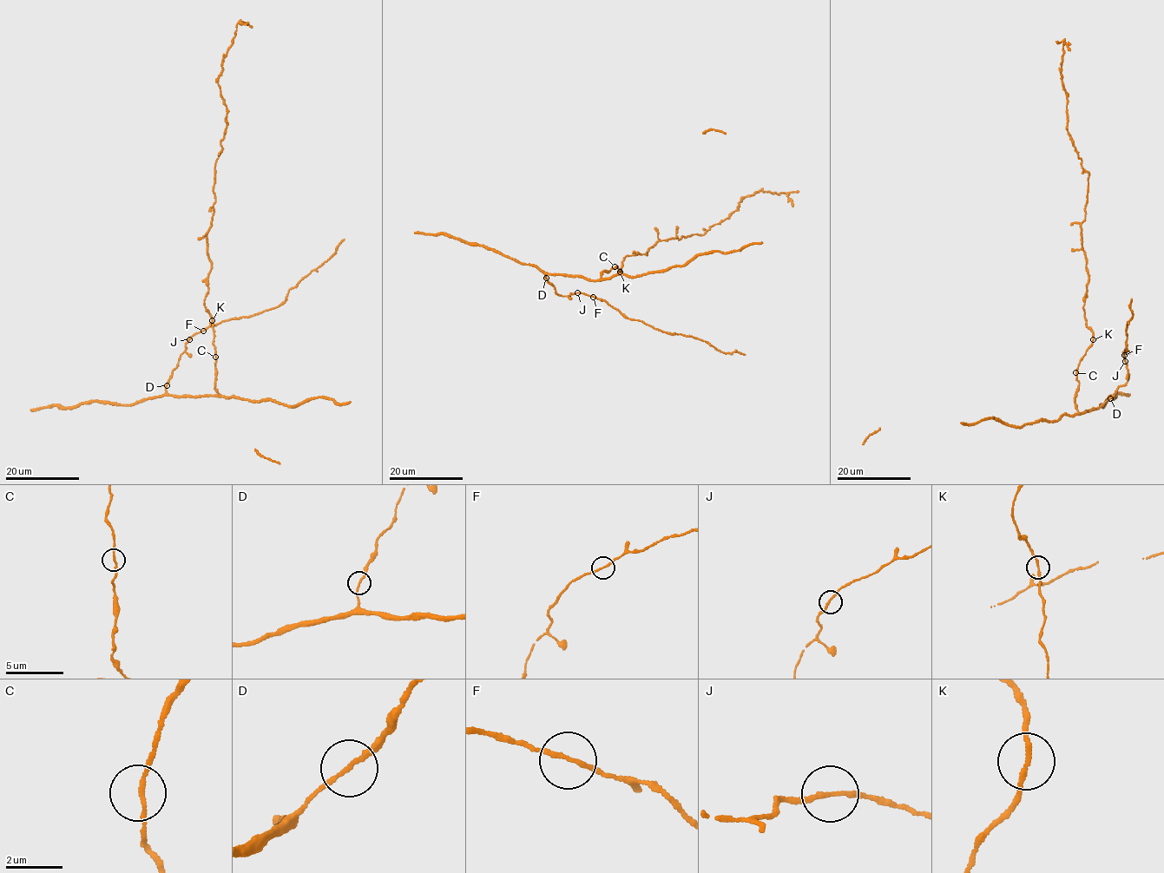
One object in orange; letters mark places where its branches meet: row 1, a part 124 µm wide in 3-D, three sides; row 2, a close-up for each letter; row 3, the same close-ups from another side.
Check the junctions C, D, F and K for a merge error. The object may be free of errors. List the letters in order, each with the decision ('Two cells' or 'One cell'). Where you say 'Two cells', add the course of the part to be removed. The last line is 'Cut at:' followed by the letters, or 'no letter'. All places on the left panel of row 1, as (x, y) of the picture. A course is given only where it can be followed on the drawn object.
C: One cell
D: One cell
F: One cell
K: One cell
Cut at: no letter

